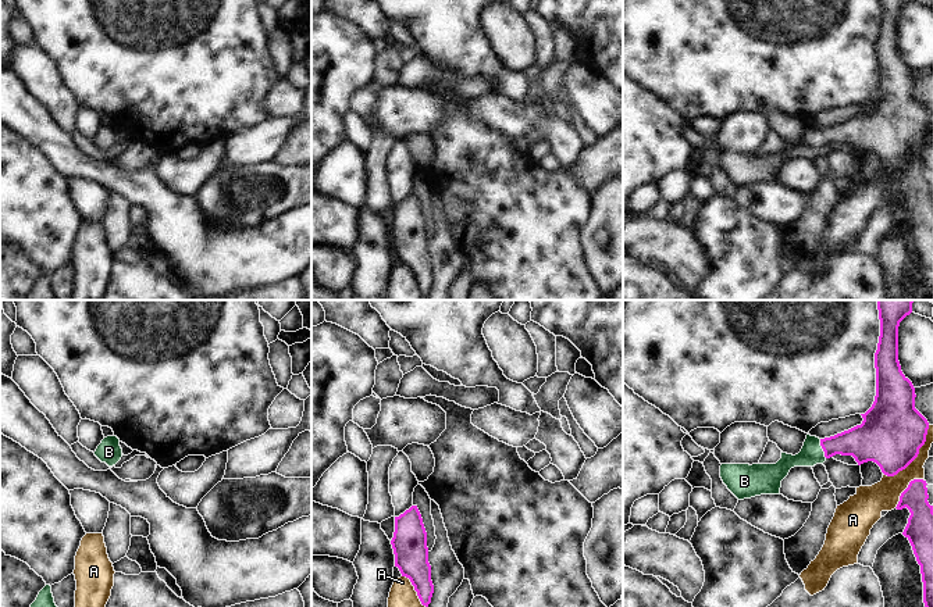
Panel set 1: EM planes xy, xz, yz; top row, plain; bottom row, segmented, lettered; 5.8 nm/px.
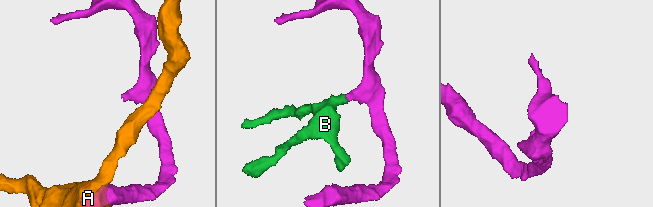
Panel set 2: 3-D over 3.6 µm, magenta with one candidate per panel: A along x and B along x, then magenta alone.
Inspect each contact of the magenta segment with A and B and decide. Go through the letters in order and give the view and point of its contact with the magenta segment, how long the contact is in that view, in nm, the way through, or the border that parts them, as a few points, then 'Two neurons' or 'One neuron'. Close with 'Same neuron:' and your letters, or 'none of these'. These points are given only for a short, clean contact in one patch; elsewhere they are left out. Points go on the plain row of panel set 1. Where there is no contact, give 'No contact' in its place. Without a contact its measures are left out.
A: Touches magenta at yz (915, 146). Shared border 400 nm. Two neurons
B: Touches magenta at yz (822, 136). Shared border 120 nm. Path across: yz (864, 131), (822, 136), (811, 142). One neuron
Same neuron: B

